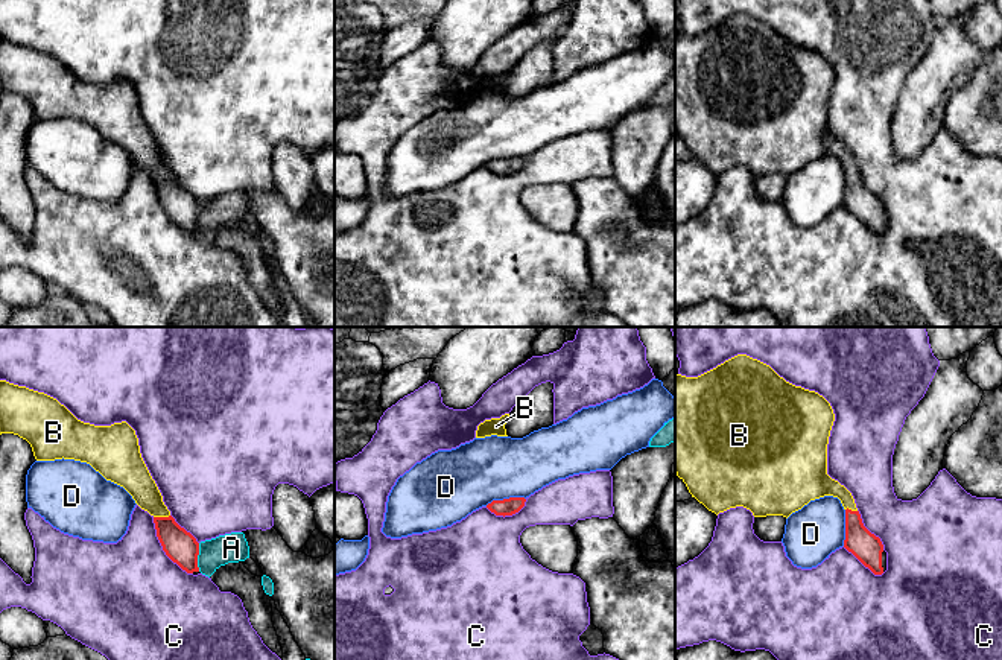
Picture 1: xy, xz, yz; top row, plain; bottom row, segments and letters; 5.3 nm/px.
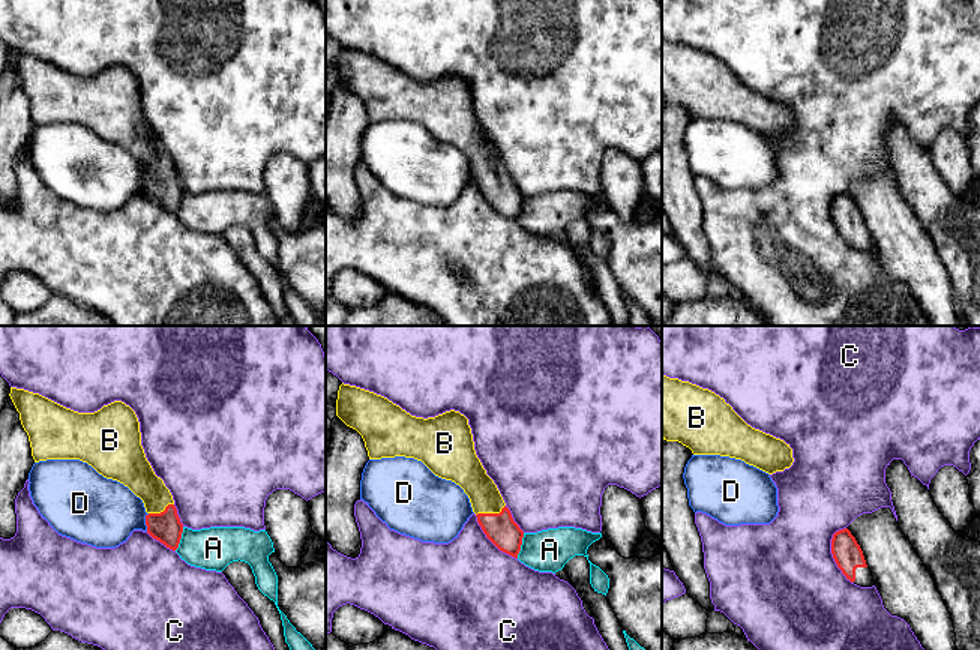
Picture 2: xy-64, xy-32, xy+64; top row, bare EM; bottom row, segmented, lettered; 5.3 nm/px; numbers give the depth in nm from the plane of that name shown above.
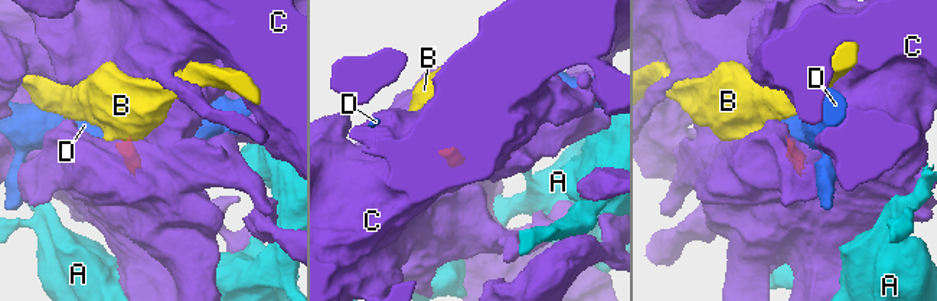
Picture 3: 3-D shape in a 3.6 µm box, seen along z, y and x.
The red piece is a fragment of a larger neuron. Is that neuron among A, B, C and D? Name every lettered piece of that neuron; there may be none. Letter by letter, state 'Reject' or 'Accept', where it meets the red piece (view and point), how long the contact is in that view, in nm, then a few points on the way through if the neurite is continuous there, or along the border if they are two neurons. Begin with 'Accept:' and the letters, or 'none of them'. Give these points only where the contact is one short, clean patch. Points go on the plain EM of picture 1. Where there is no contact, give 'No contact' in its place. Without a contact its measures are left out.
Accept: B
A: Reject. Touches red at xy (196, 216). Shared border 150 nm. Boundary: xy (199, 203), (198, 230)
B: Accept. Touches red at xy (161, 177). Shared border 90 nm. Path across: xy (180, 206), (161, 177), (136, 139)
C: Reject. Touches red at xy (163, 209). Shared border 360 nm
D: Reject. Touches red at xz (505, 158). Shared border 220 nm. Boundary: xz (525, 157), (493, 158), (485, 164)

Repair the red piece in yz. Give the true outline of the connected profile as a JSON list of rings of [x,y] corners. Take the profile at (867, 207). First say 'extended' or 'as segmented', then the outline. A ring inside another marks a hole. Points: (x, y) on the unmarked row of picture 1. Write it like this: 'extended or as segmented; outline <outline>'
extended; outline [[[737,14],[698,36],[677,33],[675,132],[692,157],[716,175],[744,166],[754,176],[788,178],[810,160],[838,157],[845,169],[844,207],[874,234],[882,234],[886,230],[886,211],[880,198],[864,186],[851,152],[827,134],[827,103],[833,81],[833,68],[823,55],[786,41],[769,24],[747,14]]]

